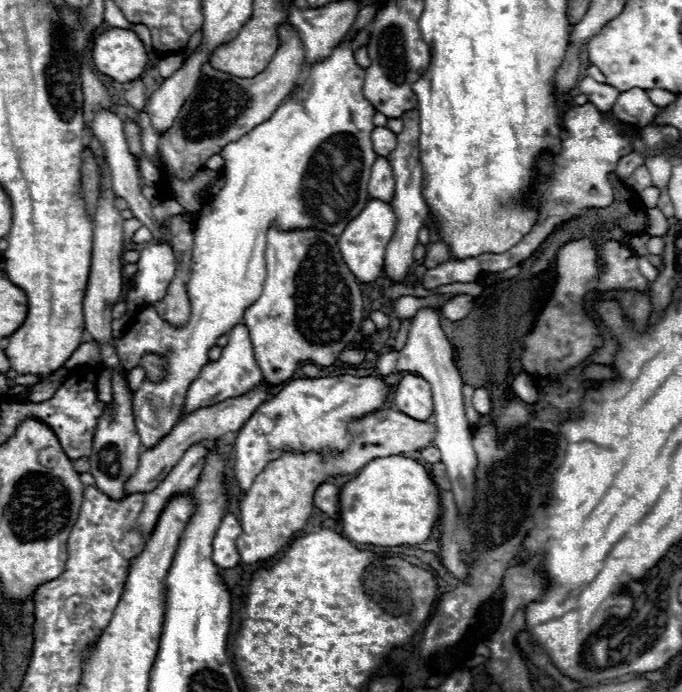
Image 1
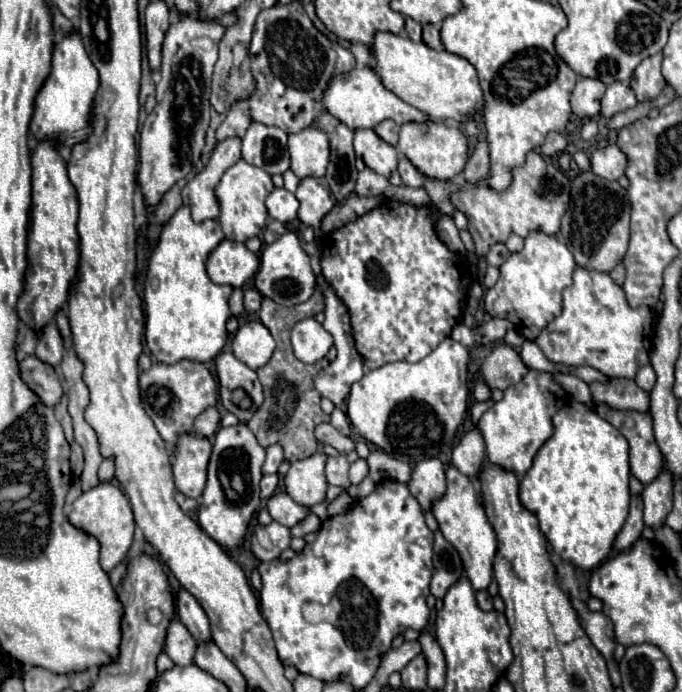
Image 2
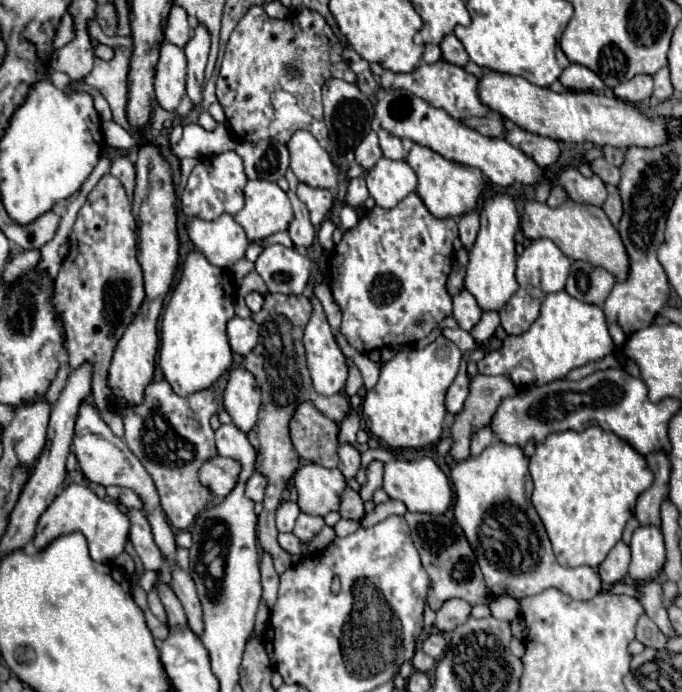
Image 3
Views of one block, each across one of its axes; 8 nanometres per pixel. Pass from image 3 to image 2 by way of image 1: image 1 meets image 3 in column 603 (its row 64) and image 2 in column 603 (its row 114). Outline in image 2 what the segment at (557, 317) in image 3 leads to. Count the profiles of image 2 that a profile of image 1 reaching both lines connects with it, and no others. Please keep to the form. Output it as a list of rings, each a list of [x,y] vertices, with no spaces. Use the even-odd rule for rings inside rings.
[[[586,268],[574,270],[574,284],[564,288],[564,308],[548,328],[540,332],[536,344],[550,362],[568,366],[592,366],[610,378],[634,378],[638,368],[650,364],[648,354],[654,340],[654,314],[648,306],[632,308],[622,286],[610,274]]]

